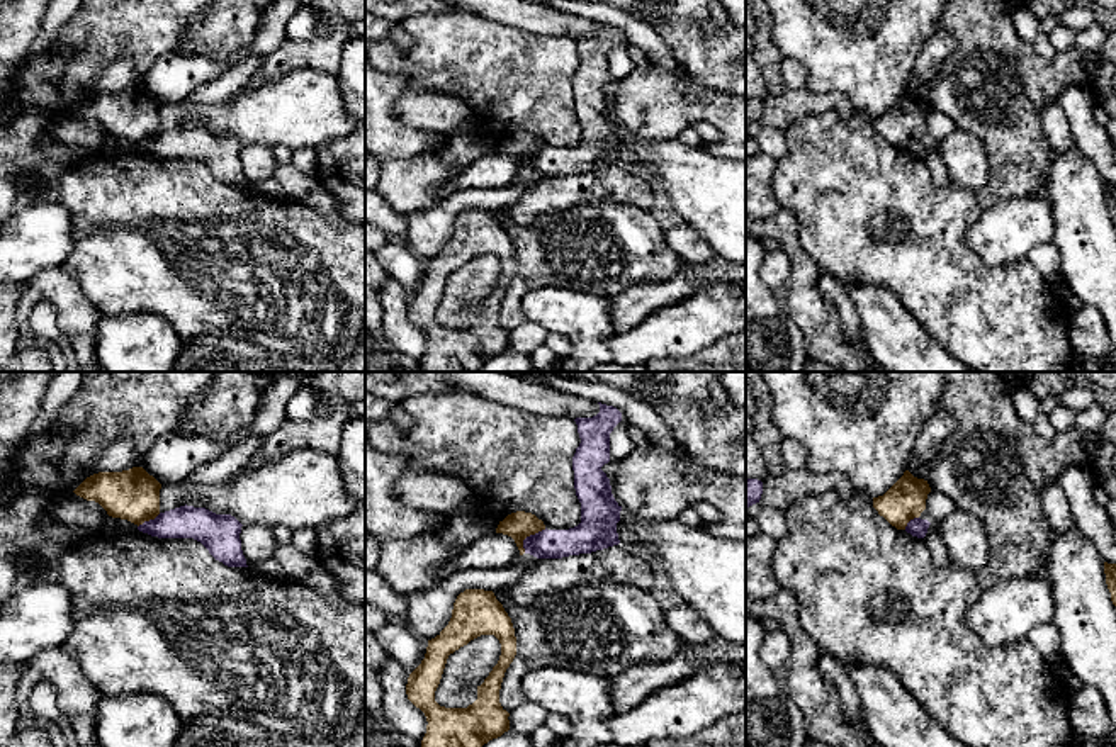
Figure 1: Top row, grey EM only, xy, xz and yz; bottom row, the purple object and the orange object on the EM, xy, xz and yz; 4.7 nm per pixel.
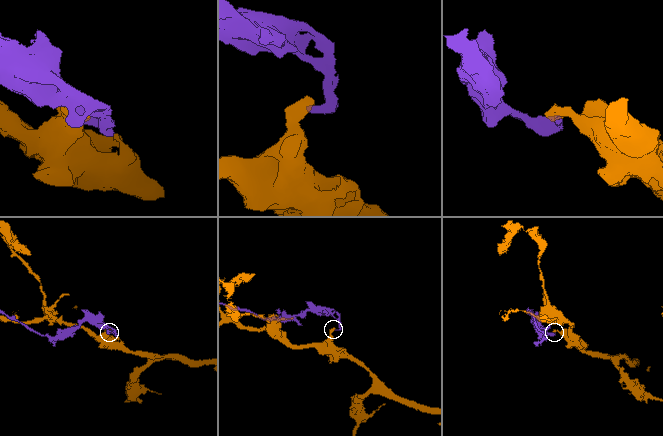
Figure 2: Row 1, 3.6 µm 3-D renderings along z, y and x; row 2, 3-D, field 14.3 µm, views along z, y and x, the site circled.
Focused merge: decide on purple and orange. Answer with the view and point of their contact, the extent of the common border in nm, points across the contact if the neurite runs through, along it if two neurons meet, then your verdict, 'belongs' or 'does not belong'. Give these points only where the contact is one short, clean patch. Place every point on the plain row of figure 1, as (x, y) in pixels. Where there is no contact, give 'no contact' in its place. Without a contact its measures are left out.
contact xz (530, 155); length 160 nm; border xz (546, 148), (530, 153), (524, 160), (524, 172); does not belong

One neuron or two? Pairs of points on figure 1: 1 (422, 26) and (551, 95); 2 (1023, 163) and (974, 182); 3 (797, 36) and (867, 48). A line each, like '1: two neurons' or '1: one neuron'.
1: one neuron
2: two neurons
3: one neuron

